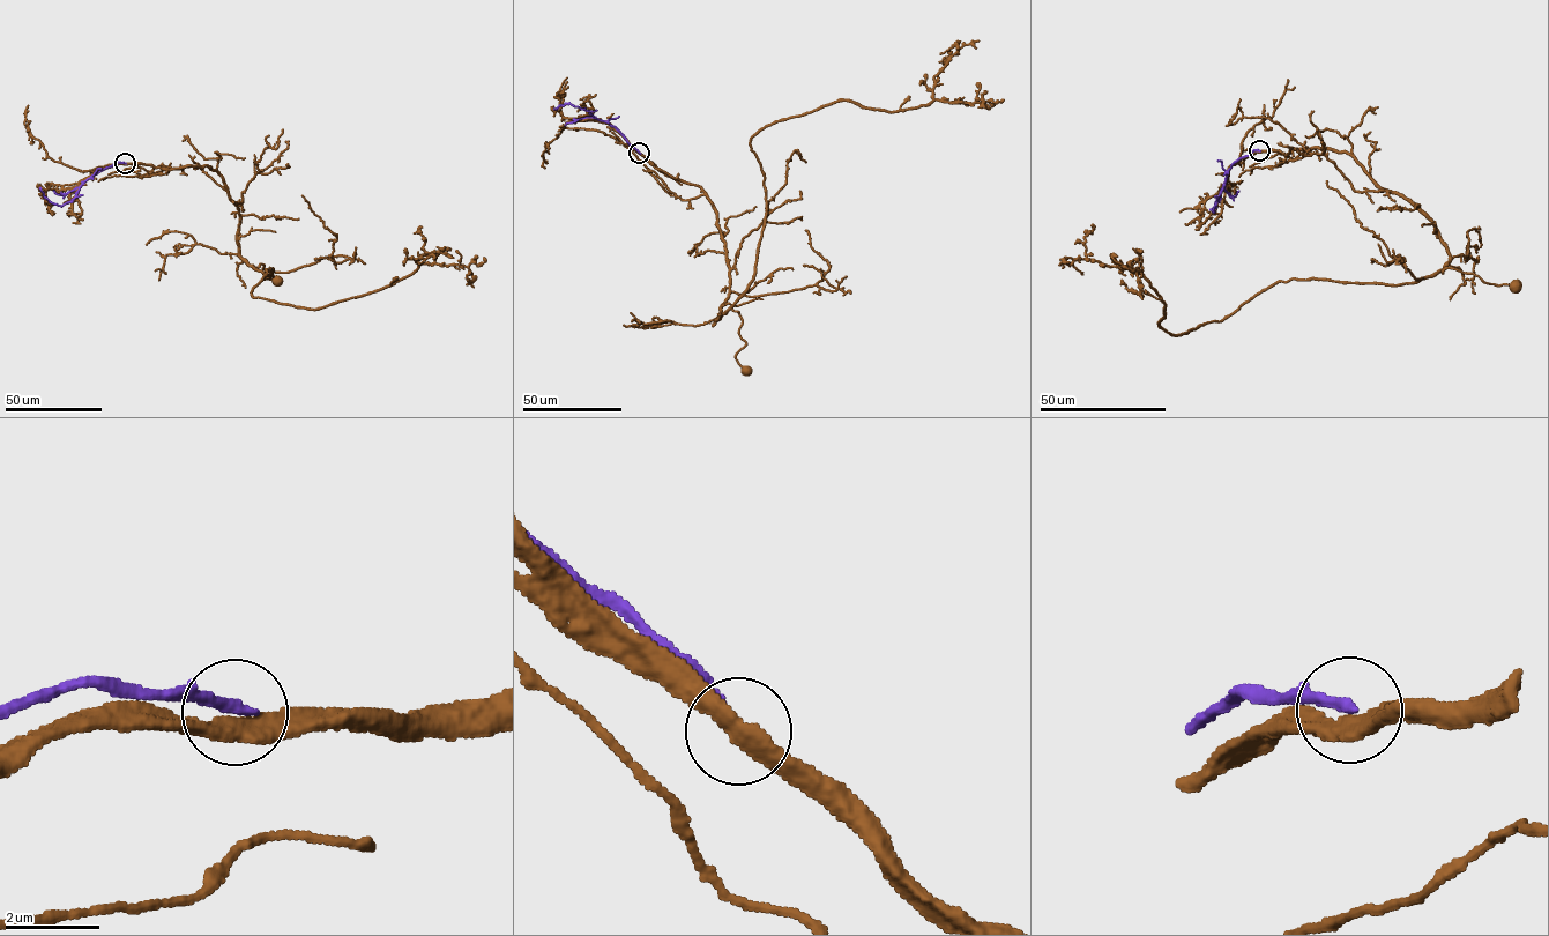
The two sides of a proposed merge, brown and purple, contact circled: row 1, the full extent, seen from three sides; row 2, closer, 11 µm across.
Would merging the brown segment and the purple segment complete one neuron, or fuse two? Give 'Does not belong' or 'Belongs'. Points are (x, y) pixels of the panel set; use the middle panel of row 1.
Does not belong

